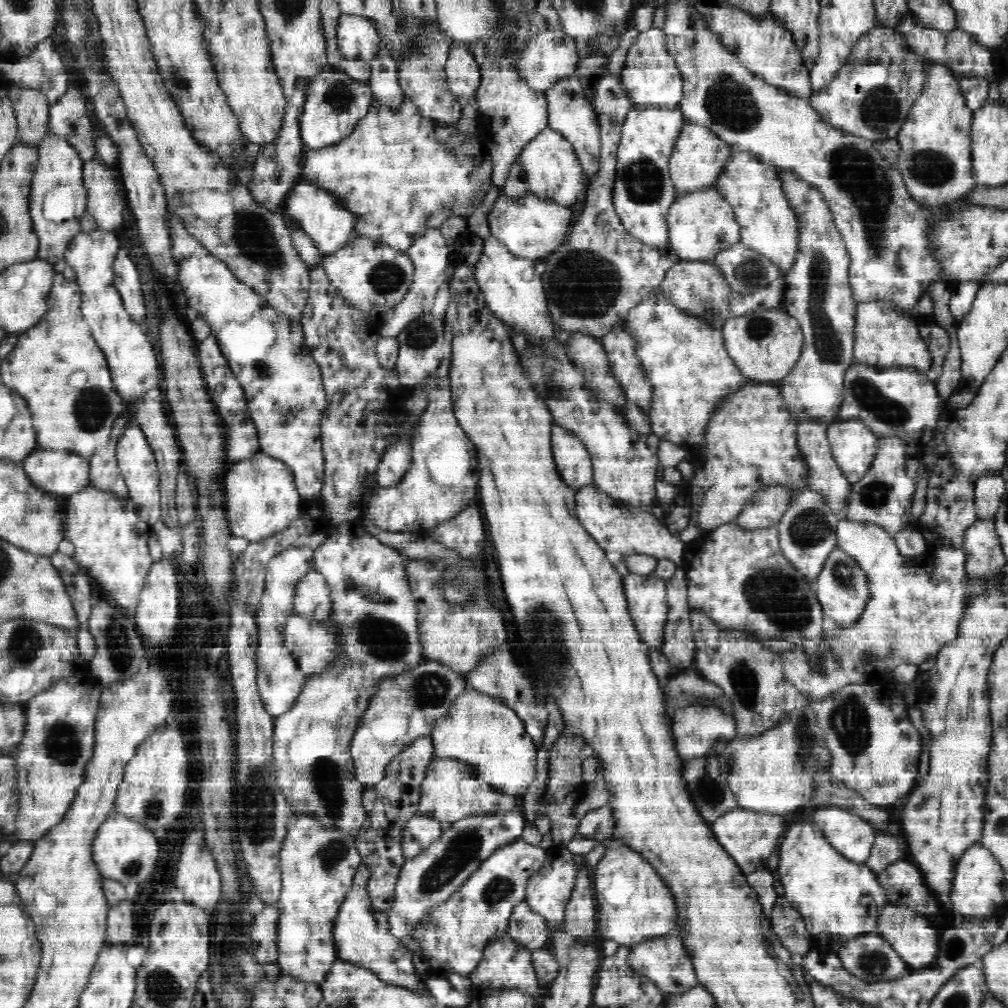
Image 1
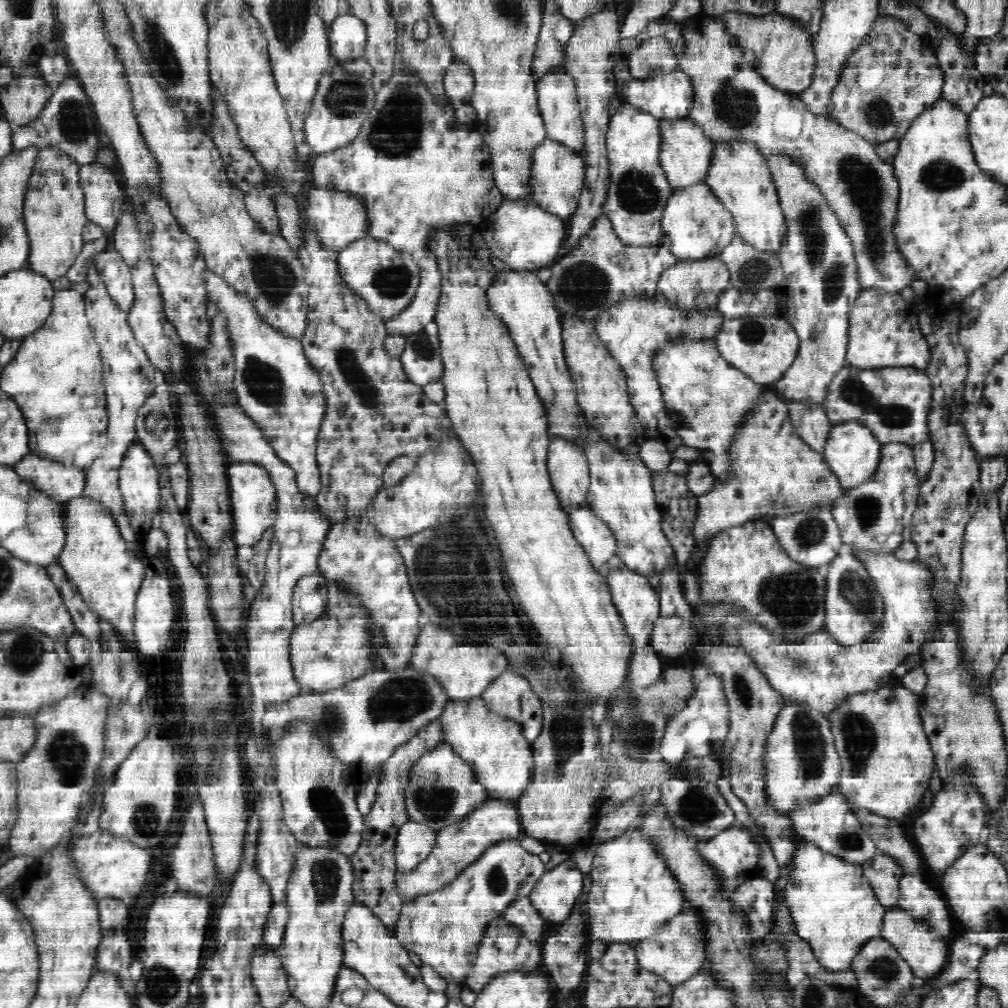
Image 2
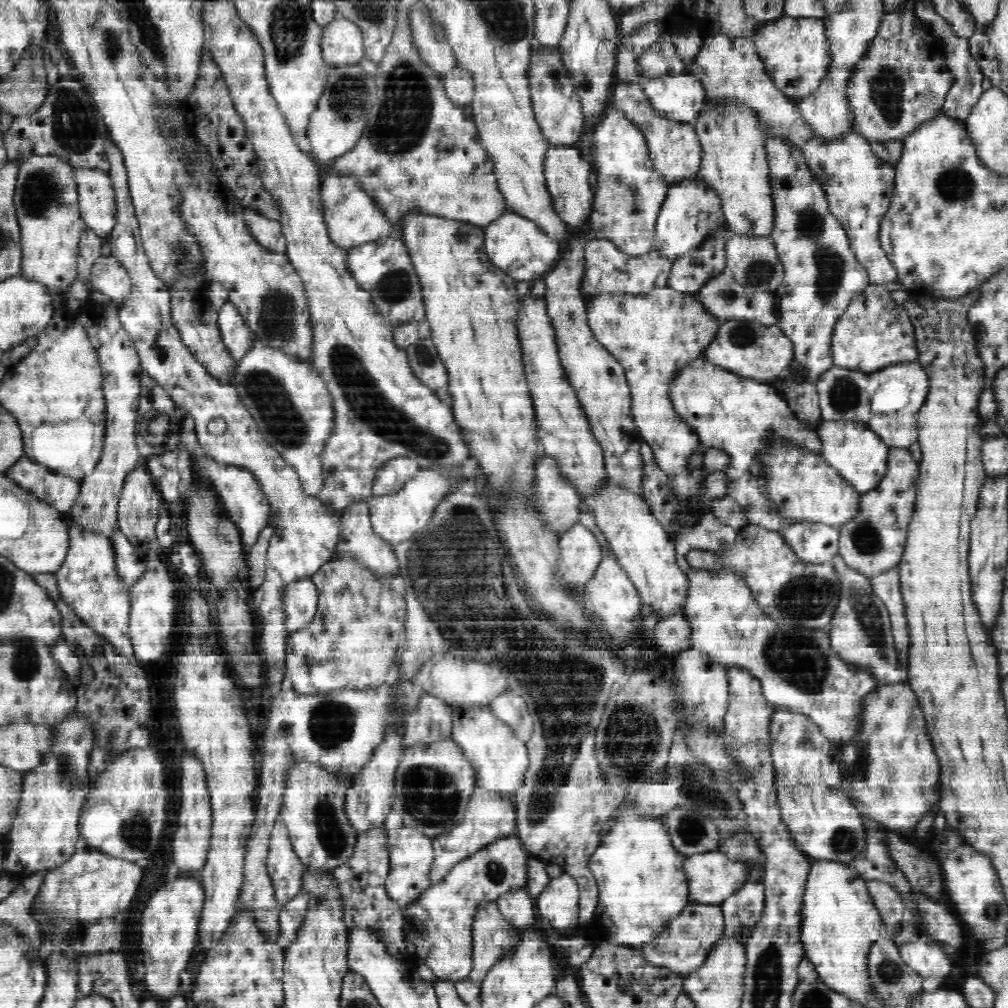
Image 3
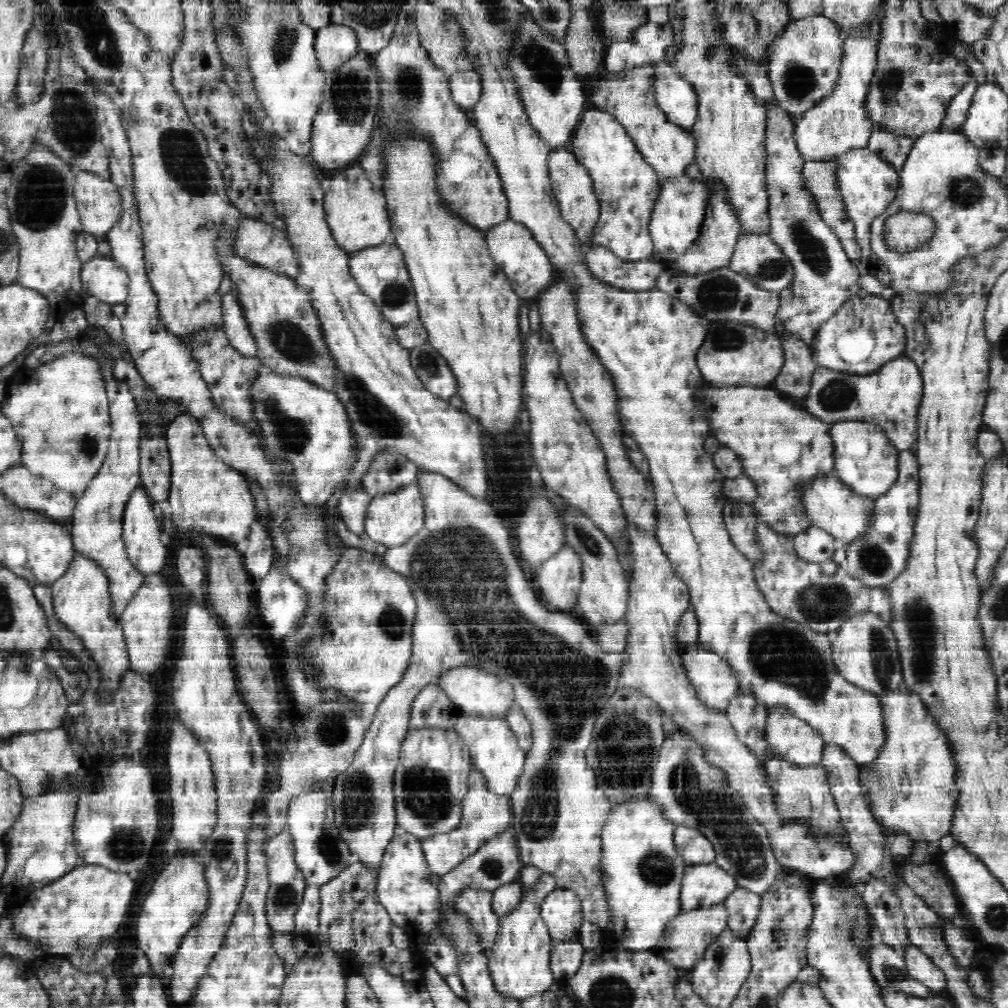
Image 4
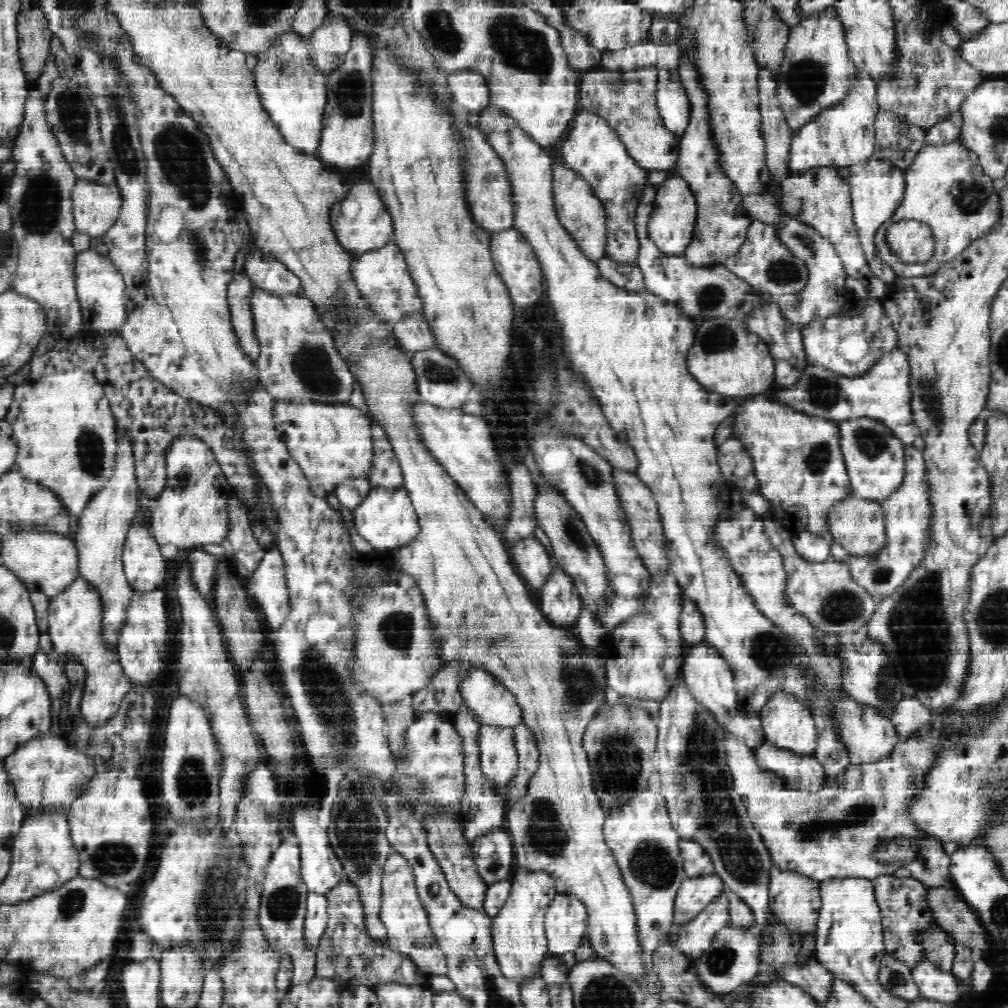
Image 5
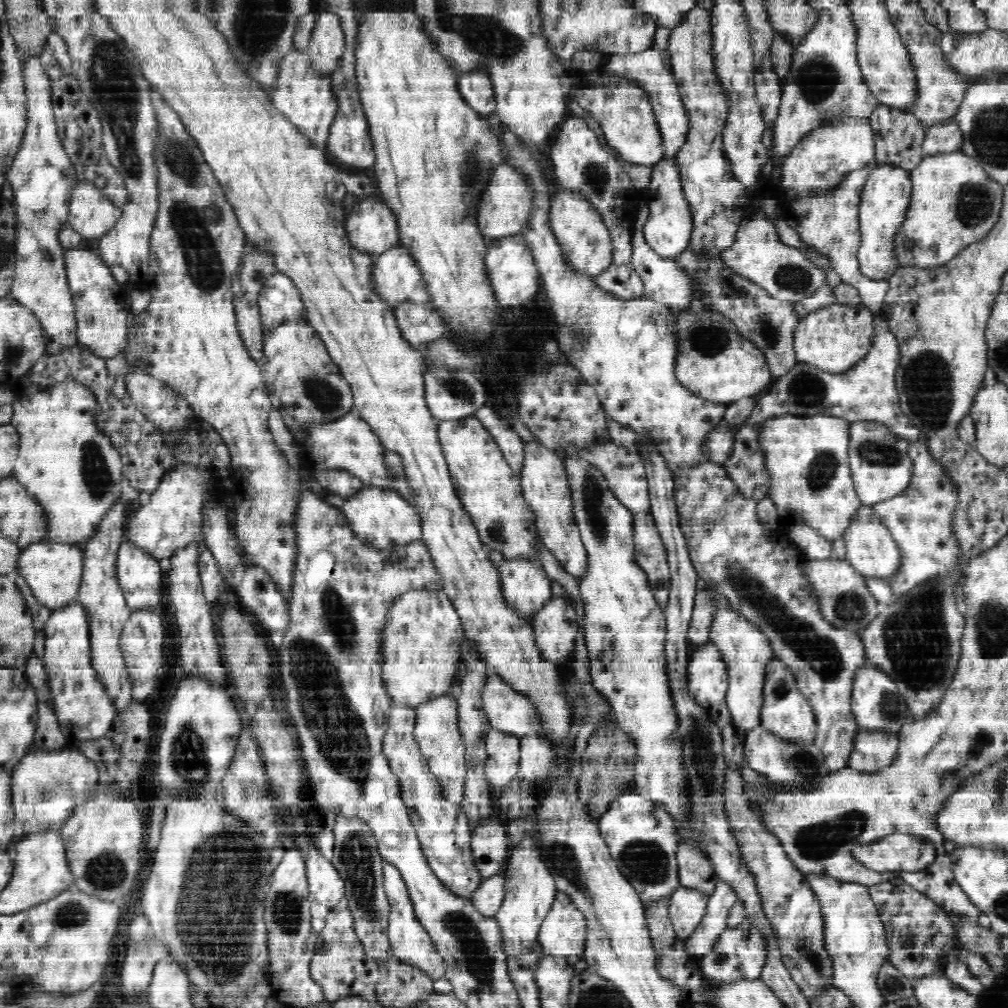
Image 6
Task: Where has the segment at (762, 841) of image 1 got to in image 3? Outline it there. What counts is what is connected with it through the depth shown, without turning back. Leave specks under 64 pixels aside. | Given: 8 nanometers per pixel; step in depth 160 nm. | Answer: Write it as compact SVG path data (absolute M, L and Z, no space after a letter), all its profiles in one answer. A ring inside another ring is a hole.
M723 850L707 851L706 853L695 853L693 856L687 858L684 862L683 870L686 873L687 880L689 881L689 900L692 903L706 904L706 905L719 905L723 900L726 900L729 896L732 896L737 890L742 888L746 878L744 874L748 874L748 864L746 862L740 862L729 858L729 854L726 854Z

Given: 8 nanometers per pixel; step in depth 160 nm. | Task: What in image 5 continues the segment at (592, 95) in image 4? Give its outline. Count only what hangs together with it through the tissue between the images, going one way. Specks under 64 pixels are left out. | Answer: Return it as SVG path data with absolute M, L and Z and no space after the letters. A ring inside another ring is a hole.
M647 65L628 71L608 71L602 66L592 68L582 76L579 88L579 107L604 118L615 129L629 155L648 170L674 169L681 146L676 133L665 128L657 108L657 65Z

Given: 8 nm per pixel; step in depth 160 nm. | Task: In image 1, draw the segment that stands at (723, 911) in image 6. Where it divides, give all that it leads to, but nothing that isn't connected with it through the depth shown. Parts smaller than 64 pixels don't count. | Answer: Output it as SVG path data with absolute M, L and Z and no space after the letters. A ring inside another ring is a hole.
M677 931L664 939L634 945L629 949L627 959L634 971L650 979L666 999L684 995L699 985L694 965L686 954Z

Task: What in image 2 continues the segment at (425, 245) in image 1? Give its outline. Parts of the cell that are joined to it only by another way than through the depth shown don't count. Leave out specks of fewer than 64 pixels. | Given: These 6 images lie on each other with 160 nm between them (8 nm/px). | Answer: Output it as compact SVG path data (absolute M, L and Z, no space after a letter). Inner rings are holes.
M423 249L414 251L413 259L419 268L420 284L407 308L386 321L387 332L410 335L422 331L429 322L434 321L441 295L442 275L436 251Z

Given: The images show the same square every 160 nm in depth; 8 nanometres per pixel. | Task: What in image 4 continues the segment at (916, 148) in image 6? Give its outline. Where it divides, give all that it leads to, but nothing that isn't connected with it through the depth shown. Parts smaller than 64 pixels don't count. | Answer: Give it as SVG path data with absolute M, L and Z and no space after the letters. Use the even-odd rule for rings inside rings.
M873 126L867 148L898 171L906 162L914 142L913 137L890 134L882 126Z

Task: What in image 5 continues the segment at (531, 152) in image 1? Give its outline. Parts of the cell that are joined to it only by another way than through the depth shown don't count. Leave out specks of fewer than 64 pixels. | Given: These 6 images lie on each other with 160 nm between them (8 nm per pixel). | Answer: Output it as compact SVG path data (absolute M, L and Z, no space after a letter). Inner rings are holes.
M556 161L553 168L553 199L558 220L570 232L581 251L590 260L597 262L600 257L607 256L607 222L606 211L602 201L593 194L593 188L576 169L570 169L564 161Z

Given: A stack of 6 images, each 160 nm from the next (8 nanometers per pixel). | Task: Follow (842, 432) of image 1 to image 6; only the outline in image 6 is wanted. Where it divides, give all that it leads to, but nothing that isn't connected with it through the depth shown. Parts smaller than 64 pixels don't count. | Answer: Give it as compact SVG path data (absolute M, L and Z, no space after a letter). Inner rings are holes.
M854 421L850 423L848 459L854 488L862 504L873 505L904 492L910 484L912 464L907 449L911 442L894 434L885 424L878 421Z

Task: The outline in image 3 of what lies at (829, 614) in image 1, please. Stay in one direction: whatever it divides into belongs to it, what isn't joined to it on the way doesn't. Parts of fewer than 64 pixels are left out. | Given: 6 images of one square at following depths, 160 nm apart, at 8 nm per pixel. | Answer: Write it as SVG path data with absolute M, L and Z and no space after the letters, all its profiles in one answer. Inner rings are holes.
M839 554L834 556L832 562L840 584L840 596L827 628L833 652L850 663L860 665L860 670L872 675L880 686L906 682L907 667L898 659L890 613L878 597L877 590L874 590L871 579L850 567Z

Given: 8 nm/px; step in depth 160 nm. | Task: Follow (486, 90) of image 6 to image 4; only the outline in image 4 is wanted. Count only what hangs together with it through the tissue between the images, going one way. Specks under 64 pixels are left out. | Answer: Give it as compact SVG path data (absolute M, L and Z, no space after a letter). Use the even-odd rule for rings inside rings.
M476 70L470 72L455 72L449 76L449 85L452 98L458 107L474 109L482 96L482 83L478 80Z

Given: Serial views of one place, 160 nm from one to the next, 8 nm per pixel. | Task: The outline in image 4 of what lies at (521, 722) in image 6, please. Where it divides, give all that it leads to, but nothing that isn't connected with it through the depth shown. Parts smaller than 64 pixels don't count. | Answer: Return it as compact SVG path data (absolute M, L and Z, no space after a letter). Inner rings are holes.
M459 665L456 668L444 670L435 680L438 687L450 697L457 710L463 714L474 716L498 716L506 718L508 710L514 700L513 686L496 676L494 673L486 672L470 665Z

